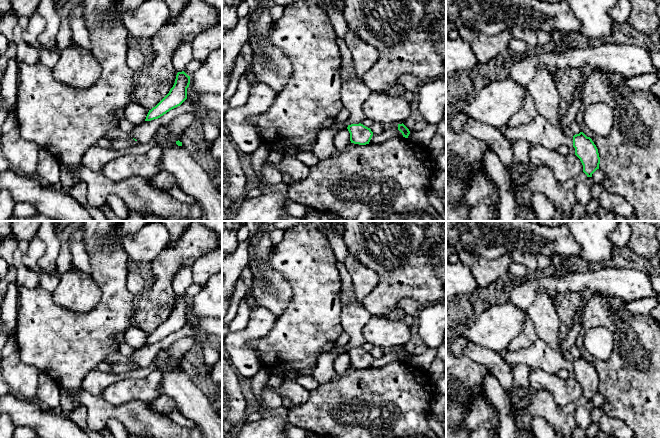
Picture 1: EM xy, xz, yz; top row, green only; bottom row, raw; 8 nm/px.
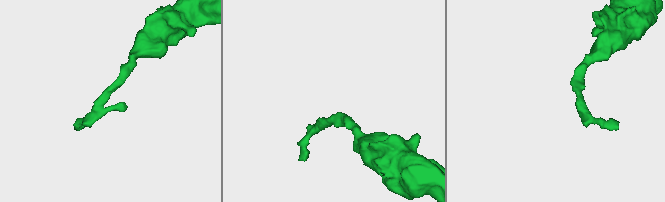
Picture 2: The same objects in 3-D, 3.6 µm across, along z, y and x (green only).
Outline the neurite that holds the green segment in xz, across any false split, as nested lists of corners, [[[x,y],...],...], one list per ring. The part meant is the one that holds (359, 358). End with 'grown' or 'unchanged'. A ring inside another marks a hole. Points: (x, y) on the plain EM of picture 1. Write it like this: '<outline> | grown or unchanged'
[[[361,347],[348,349],[347,353],[350,357],[350,365],[354,368],[369,368],[373,360],[371,353]]] | unchanged

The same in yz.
[[[580,356],[573,360],[573,371],[575,372],[575,379],[583,389],[583,396],[587,401],[592,401],[592,398],[599,393],[600,388],[600,381],[596,369],[590,361]]] | unchanged

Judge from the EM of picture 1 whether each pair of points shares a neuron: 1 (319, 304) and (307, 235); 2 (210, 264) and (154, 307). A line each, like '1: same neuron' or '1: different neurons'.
1: same neuron
2: different neurons

